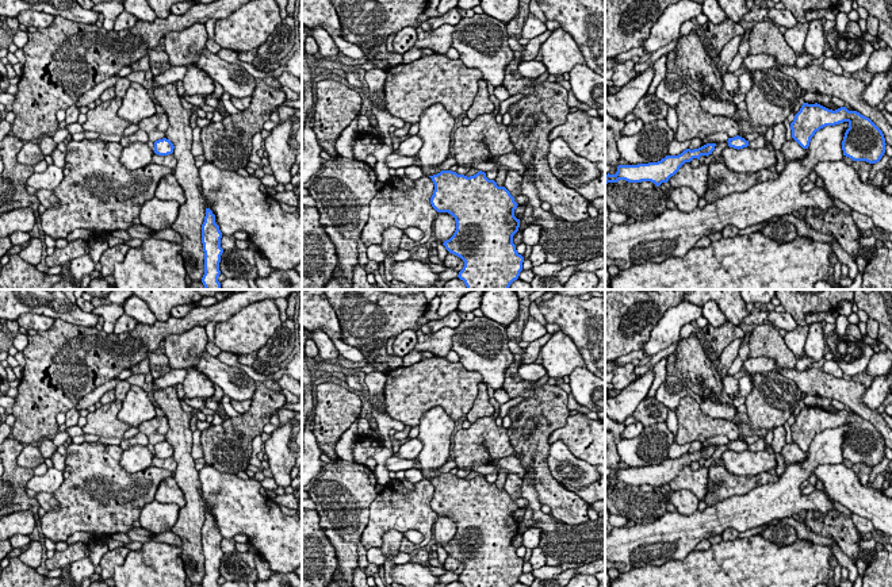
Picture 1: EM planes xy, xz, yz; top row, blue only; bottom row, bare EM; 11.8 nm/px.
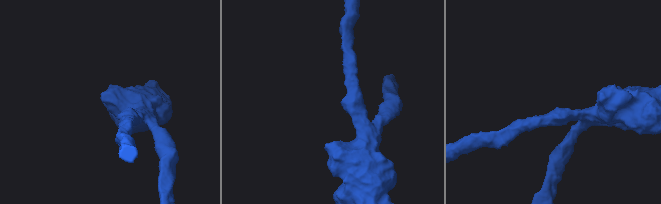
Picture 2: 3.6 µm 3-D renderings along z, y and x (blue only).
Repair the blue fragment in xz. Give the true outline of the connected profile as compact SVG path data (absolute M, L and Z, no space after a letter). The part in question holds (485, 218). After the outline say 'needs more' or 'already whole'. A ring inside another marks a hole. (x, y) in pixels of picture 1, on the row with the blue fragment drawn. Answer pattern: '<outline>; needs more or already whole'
M441 170L429 176L434 184L430 204L437 212L448 212L456 220L453 235L444 241L445 249L464 261L458 277L467 289L509 289L522 271L524 257L517 253L513 235L518 231L520 219L514 216L517 203L505 187L498 187L479 170L474 176Z; already whole

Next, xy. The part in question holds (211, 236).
M206 208L204 222L202 225L202 243L204 252L204 275L202 283L204 289L221 289L218 277L221 275L219 262L223 249L221 248L222 233L215 223L215 215Z; already whole

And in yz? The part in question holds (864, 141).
M804 103L790 123L792 138L808 149L816 131L843 122L849 123L842 141L843 156L853 161L878 162L887 145L883 131L869 118L846 107L832 111L818 103Z; already whole

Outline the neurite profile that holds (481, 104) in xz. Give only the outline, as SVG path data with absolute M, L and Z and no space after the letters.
M481 78L478 81L478 92L466 115L468 119L474 120L479 115L493 114L494 108L494 104L490 101L487 83L483 78Z

